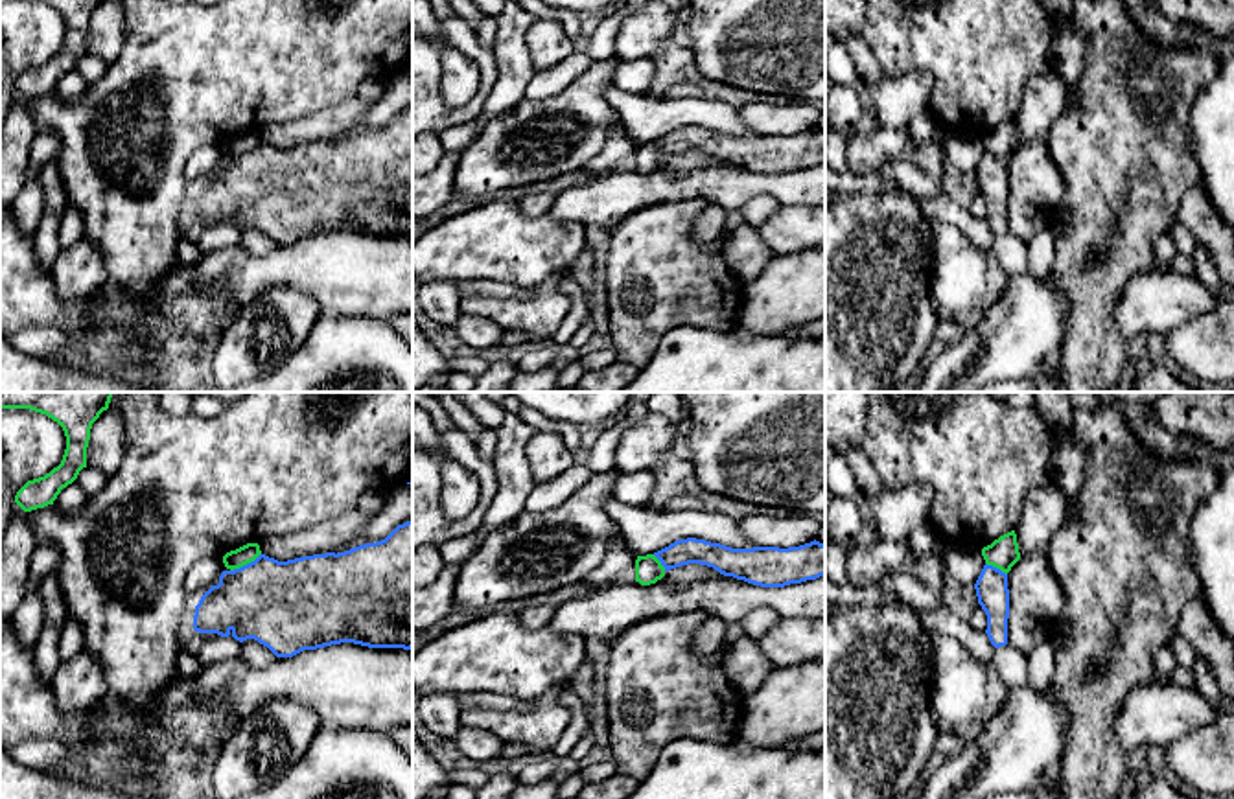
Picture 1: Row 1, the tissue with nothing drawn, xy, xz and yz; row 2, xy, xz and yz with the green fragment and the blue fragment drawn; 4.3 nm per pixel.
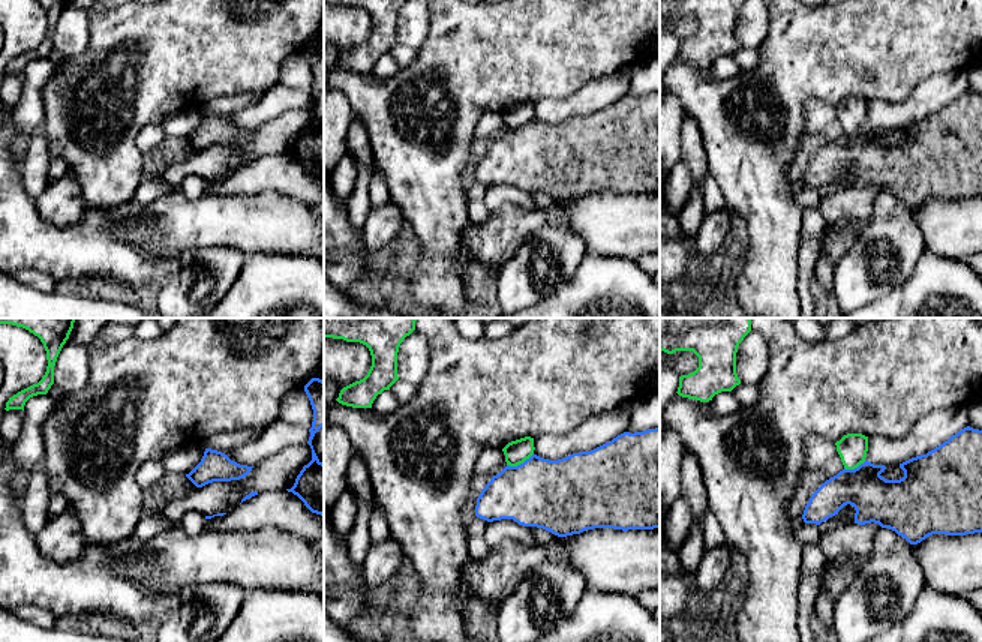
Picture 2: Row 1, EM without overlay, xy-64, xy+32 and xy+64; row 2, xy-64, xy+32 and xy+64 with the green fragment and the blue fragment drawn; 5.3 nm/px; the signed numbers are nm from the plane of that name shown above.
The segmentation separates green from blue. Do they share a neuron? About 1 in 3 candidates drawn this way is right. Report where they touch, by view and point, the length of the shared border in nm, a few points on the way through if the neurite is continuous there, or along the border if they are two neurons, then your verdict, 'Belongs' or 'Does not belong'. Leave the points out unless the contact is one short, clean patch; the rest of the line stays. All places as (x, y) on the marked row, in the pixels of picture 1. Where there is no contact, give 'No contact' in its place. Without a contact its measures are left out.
Touches green at xy (245, 564). Shared border 160 nm. Boundary: xy (260, 553), (231, 571). Does not belong

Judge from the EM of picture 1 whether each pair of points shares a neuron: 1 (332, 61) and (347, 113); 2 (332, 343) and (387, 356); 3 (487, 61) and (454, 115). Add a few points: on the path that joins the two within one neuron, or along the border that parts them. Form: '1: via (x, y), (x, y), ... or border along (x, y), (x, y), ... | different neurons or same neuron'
1: border along (354, 96), (321, 107), (302, 118) | different neurons
2: via (345, 356), (374, 356) | same neuron
3: via (487, 76), (481, 96), (468, 109) | same neuron

